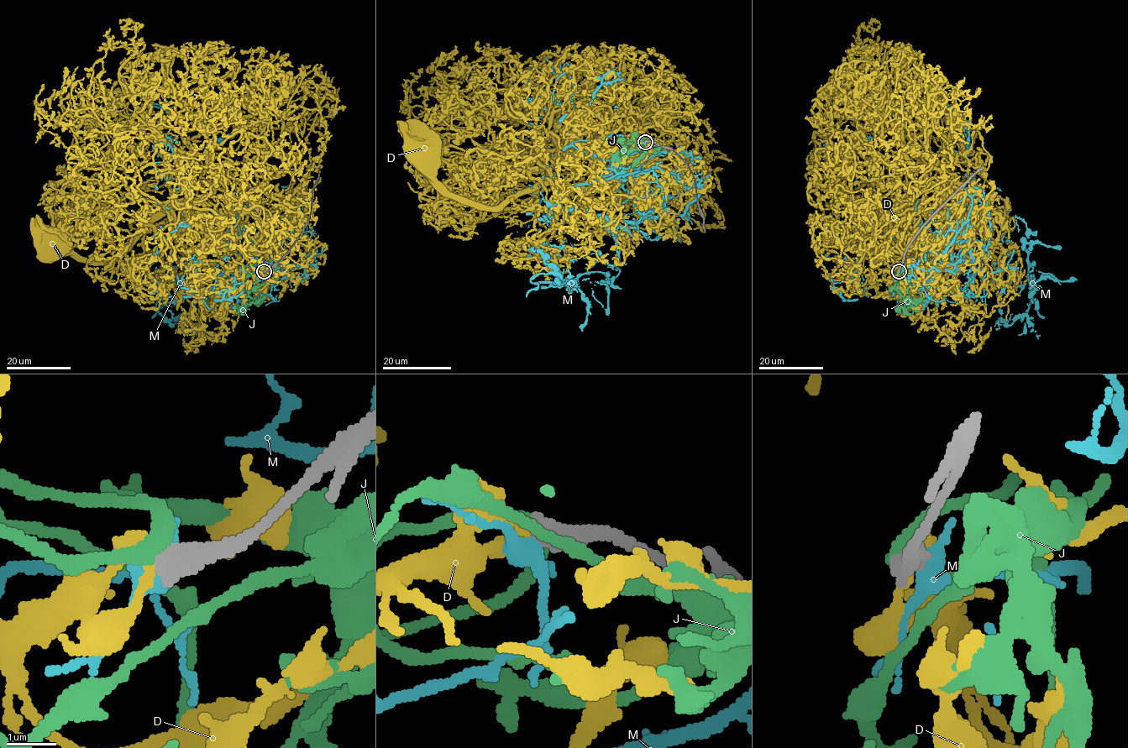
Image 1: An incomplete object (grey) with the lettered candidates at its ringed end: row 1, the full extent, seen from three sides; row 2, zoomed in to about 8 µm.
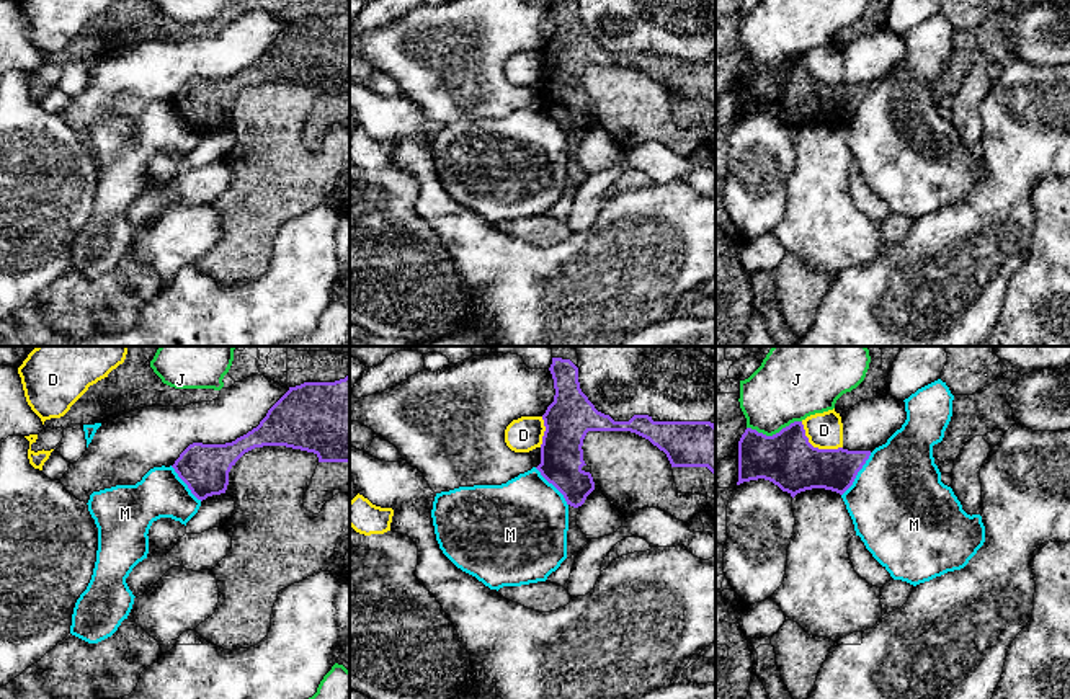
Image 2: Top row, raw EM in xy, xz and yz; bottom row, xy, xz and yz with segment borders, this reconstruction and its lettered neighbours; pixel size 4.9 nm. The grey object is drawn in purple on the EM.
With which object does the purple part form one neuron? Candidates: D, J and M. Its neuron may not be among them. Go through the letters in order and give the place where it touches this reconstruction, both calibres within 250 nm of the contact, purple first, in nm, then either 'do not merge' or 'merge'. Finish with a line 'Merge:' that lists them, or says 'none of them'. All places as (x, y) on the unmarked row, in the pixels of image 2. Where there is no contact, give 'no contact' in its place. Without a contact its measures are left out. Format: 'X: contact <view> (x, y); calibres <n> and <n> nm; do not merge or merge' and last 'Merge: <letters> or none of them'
D: contact yz (815, 82); calibres 280 and 180 nm; do not merge
J: contact yz (773, 69); calibres 280 and 320 nm; do not merge
M: contact yz (856, 108); calibres 220 and 480 nm; do not merge
Merge: none of them

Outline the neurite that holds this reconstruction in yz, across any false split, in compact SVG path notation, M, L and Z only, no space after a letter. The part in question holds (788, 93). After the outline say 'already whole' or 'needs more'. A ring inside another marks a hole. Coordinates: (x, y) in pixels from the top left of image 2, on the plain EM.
M794 56L773 70L747 62L738 75L737 119L765 113L792 132L812 122L843 129L869 90L871 85L814 82L802 56Z | already whole

